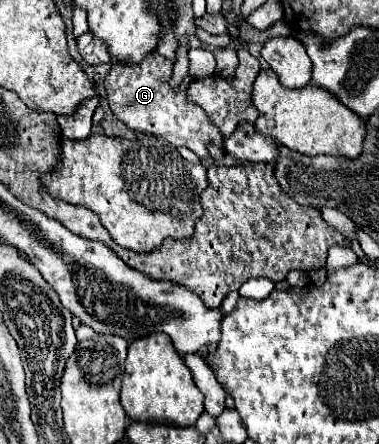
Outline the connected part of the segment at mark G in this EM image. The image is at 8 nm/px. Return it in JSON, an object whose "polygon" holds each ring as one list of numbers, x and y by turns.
{"polygon":[[157,51,149,53,141,63,129,65,129,63,113,63,111,71,103,79,105,97,109,103,109,109,133,131,149,133,149,135,161,135,171,145,179,147,185,145,191,151,195,151,201,159,209,157,209,143,223,149,223,135,213,127,211,119,205,115,201,107,197,107,193,101,187,99,187,87,195,81,193,75,187,75,179,89,175,91,169,81,173,77,173,65,175,61,159,55]]}

